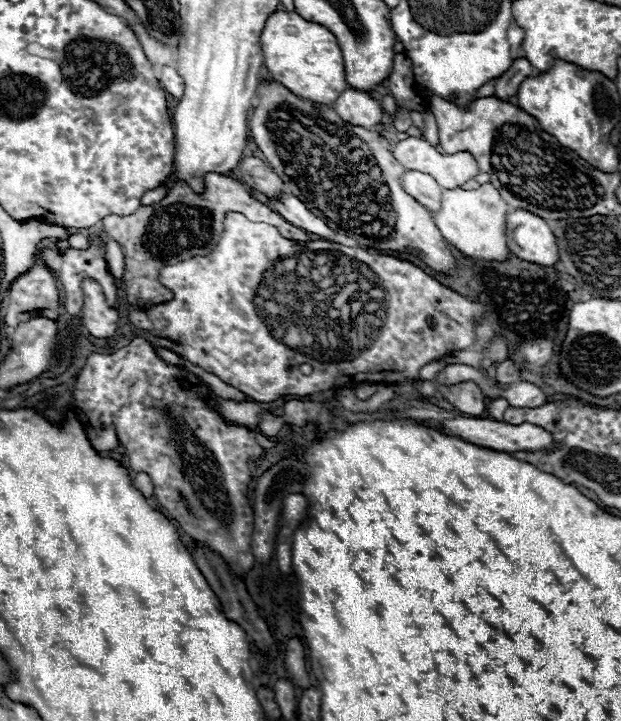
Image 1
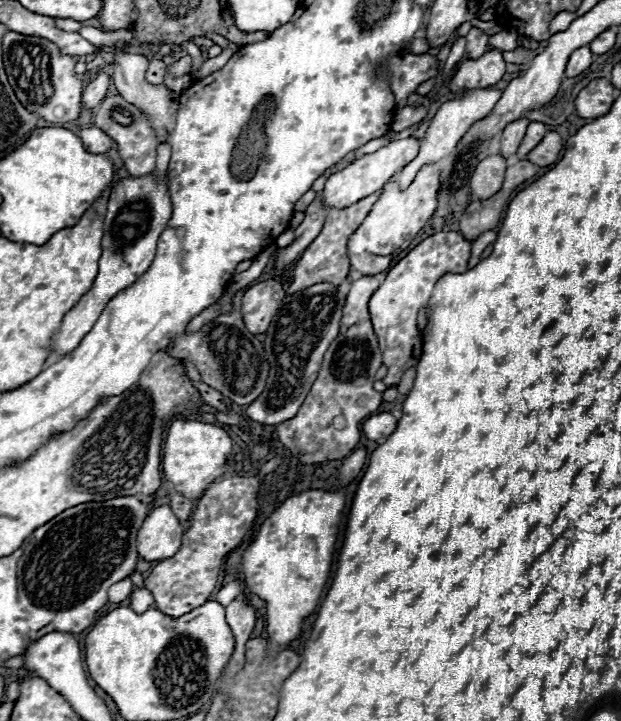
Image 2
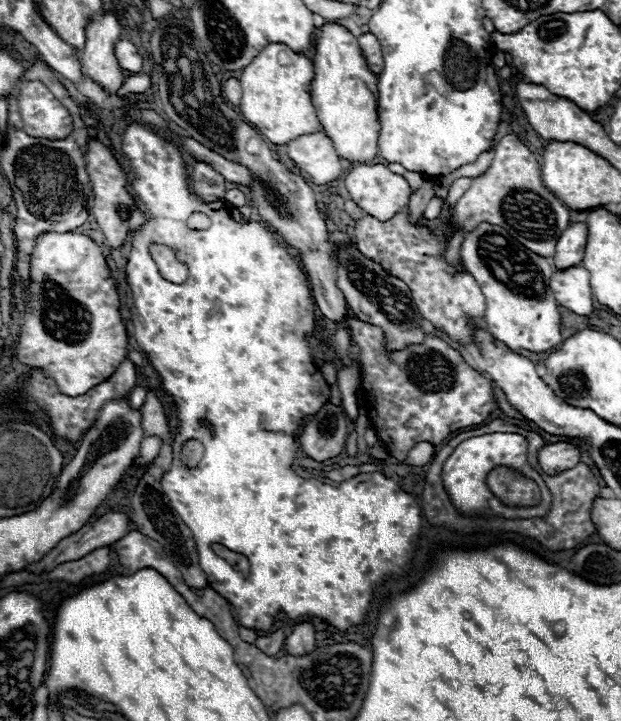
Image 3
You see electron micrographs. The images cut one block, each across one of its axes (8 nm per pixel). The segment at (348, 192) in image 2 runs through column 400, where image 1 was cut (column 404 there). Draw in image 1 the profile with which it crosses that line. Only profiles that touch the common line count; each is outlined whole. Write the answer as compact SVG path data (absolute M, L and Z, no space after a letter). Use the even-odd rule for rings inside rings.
M412 138L398 140L394 144L394 156L404 168L416 168L436 176L442 188L456 188L472 180L478 174L478 162L470 152L442 154L428 140Z

